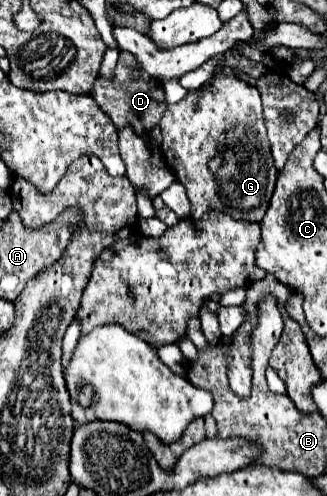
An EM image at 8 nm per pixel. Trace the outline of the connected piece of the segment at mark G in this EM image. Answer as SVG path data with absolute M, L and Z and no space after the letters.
M214 75L208 87L204 89L200 87L198 91L188 91L188 95L180 103L168 105L160 121L160 129L162 129L162 145L160 145L162 157L166 161L166 167L172 169L176 179L188 191L188 199L192 203L192 219L200 219L206 211L214 209L214 211L224 211L232 219L244 219L256 223L262 221L276 185L278 171L270 155L260 93L256 87L248 85L238 77Z

